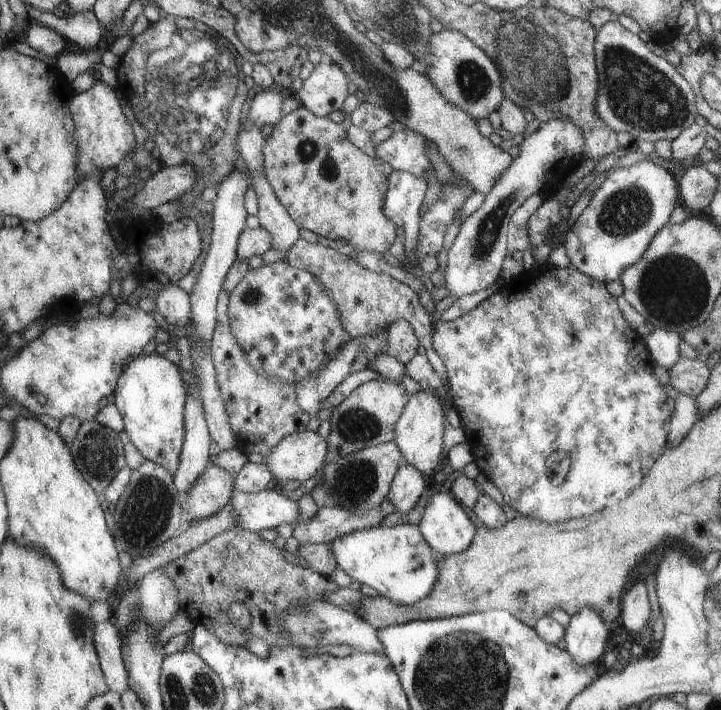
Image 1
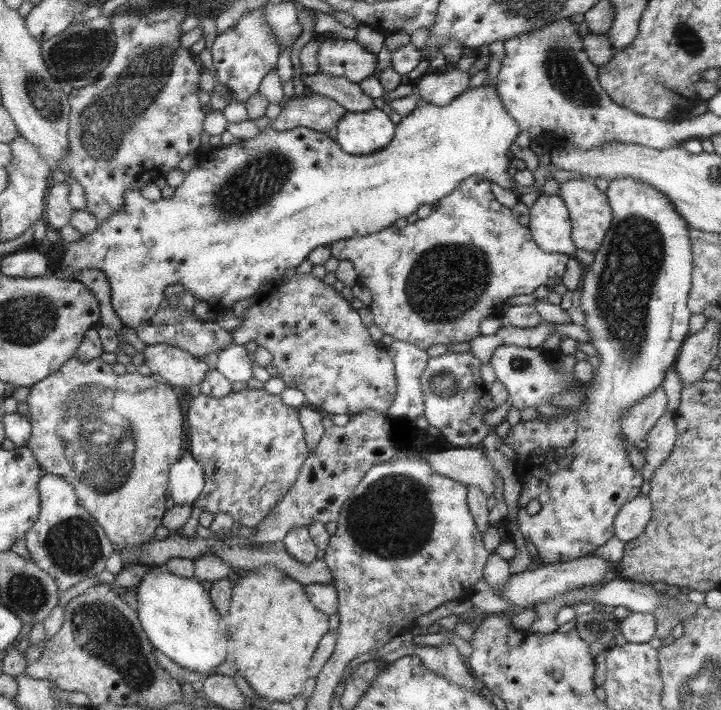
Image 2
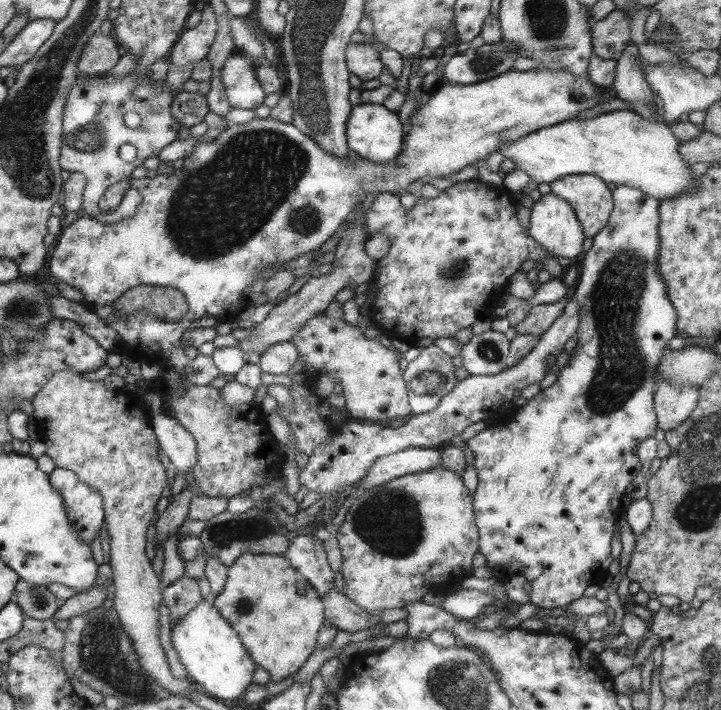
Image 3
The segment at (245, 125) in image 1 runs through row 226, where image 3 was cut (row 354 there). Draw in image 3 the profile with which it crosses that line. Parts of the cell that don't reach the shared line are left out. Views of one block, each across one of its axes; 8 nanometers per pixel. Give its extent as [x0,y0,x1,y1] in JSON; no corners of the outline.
[260,342,299,375]

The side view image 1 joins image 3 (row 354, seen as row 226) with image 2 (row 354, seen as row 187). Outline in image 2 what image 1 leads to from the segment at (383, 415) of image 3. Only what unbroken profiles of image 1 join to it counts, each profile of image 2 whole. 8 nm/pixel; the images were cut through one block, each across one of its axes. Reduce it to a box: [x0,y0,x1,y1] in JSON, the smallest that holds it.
[231,273,397,416]

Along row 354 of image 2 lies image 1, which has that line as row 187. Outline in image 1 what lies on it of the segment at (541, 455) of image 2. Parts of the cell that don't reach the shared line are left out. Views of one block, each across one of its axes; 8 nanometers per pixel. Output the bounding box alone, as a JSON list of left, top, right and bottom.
[565,159,678,282]

